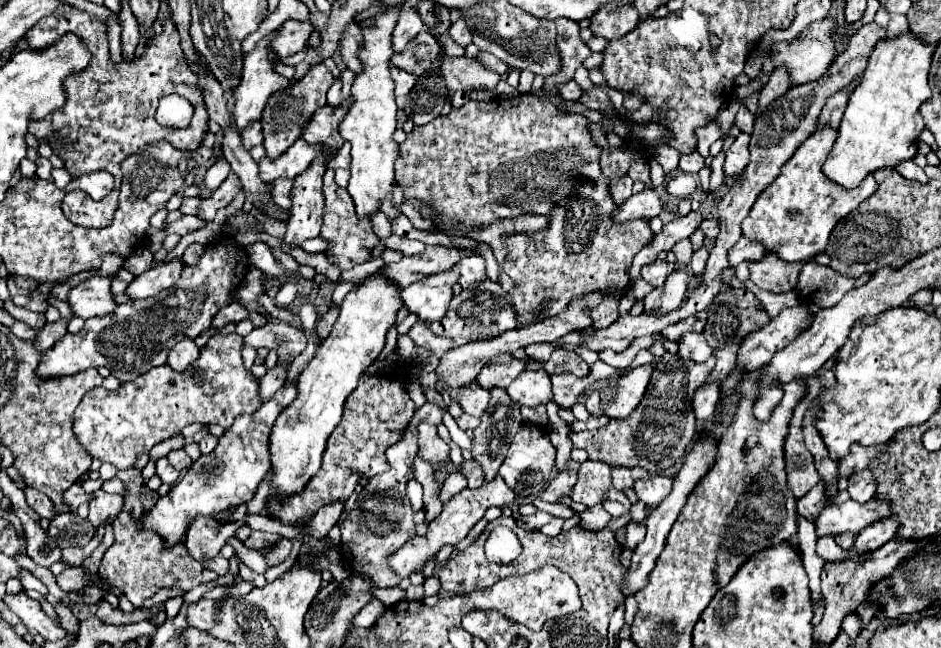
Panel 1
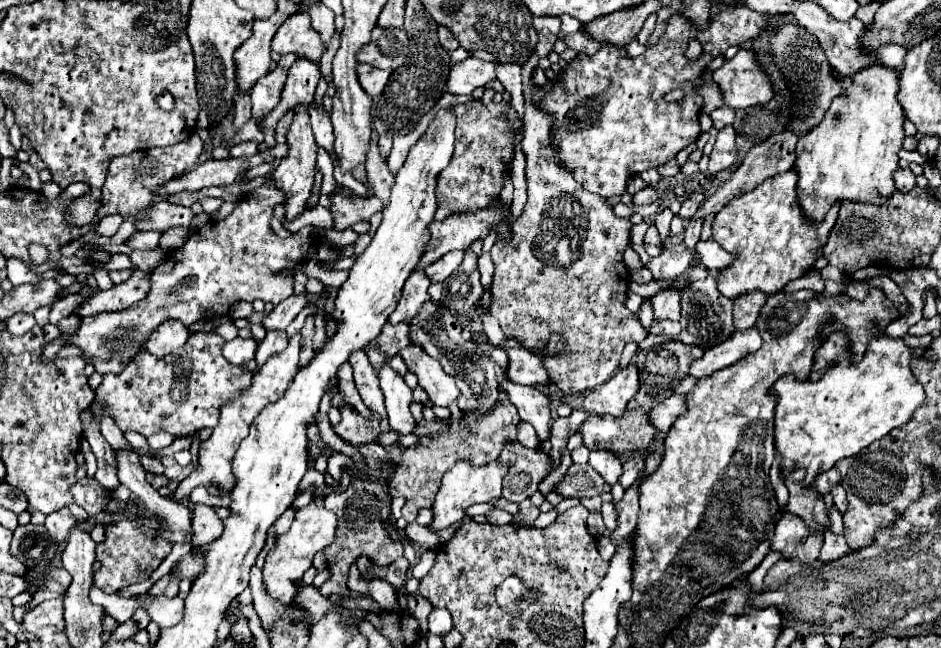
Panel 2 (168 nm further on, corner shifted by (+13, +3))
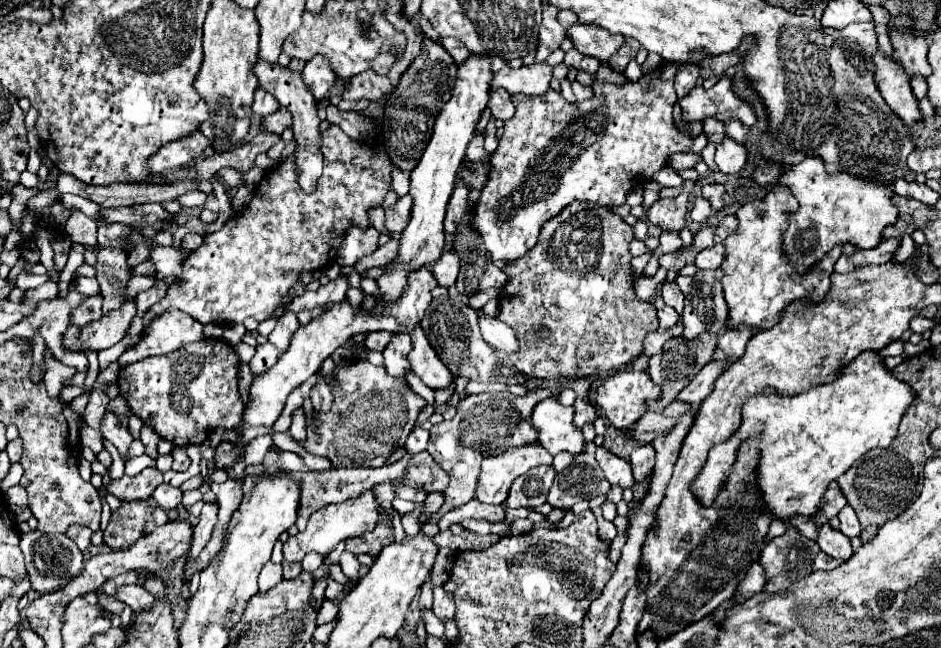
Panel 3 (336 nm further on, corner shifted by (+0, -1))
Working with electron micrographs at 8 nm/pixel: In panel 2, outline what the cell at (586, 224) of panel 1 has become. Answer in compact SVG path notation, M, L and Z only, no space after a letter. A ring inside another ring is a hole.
M534 18L534 30L538 34L538 46L534 50L534 54L528 58L528 62L522 66L522 82L524 82L524 98L526 98L526 112L524 112L524 138L522 138L522 152L526 154L526 160L528 160L528 166L526 166L526 180L528 180L528 202L526 202L526 208L524 212L520 214L520 218L512 224L510 228L510 234L512 238L508 240L496 240L496 244L492 246L492 262L494 262L494 276L492 276L492 306L490 306L490 314L500 322L500 328L506 336L512 336L514 340L518 340L522 346L526 348L532 348L532 346L544 346L548 336L552 332L560 332L566 340L566 346L568 346L568 354L560 354L560 356L554 356L554 358L548 358L544 360L544 368L548 370L548 376L552 378L552 382L558 386L558 390L566 396L574 396L574 394L582 394L586 390L592 390L600 384L604 384L612 374L614 370L618 368L618 362L620 362L620 354L622 354L622 348L628 344L628 342L642 342L646 338L644 334L644 328L642 324L638 322L638 316L632 314L630 310L626 310L624 306L624 300L626 300L626 294L628 294L628 282L630 282L630 272L628 268L624 266L624 260L622 260L622 252L624 248L628 246L630 242L630 228L632 224L628 220L620 220L614 216L612 212L612 206L598 194L592 194L588 192L572 174L572 170L568 170L566 166L560 166L560 162L556 162L556 150L552 146L552 122L554 122L554 116L548 114L548 110L540 108L536 102L534 102L534 92L540 88L536 82L534 82L534 68L538 66L536 64L536 58L548 58L554 50L554 44L558 40L558 32L560 32L560 18Z

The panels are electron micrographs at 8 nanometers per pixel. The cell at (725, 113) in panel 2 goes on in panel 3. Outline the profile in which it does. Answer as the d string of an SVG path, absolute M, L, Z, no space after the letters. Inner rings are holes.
M705 118L705 120L703 120L703 134L707 136L709 142L717 144L717 142L721 142L721 138L725 136L725 124L723 124L723 122L717 124L717 120Z

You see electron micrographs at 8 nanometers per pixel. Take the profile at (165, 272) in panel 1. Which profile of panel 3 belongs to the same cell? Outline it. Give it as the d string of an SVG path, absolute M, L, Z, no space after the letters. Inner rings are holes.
M125 302L117 314L101 316L89 330L73 330L73 326L67 328L63 336L63 348L69 352L81 352L81 350L105 350L117 344L129 330L131 320L135 318L135 304Z

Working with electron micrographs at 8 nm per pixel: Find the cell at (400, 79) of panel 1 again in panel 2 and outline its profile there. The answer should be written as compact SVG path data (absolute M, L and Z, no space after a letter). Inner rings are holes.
M360 64L358 74L360 74L360 84L364 86L364 90L370 96L378 96L378 94L382 94L382 90L384 90L384 86L386 86L392 72L370 66L370 64Z

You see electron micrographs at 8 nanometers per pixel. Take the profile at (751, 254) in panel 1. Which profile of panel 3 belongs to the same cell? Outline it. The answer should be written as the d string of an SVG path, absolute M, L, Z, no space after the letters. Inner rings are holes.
M715 244L707 250L703 250L695 258L695 266L701 270L719 270L719 266L723 262L723 252L725 252L723 244Z

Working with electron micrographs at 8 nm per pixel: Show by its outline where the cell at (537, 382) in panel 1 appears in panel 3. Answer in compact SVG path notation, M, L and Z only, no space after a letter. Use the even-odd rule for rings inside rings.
M547 398L539 402L533 412L533 424L539 430L539 442L555 456L559 452L571 452L573 456L585 452L583 432L573 426L573 406L561 406Z

